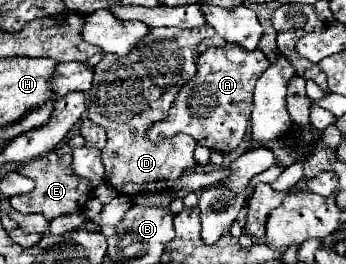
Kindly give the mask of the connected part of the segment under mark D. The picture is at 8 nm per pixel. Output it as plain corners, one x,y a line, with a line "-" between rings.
210,25
192,27
192,29
150,29
150,35
146,35
146,39
142,39
142,43
138,43
138,47
130,51
130,55
120,57
120,55
104,53
100,63
94,67
92,89
88,91
88,119
104,127
108,133
108,141
102,149
102,163
106,167
106,181
120,195
134,197
154,191
166,191
174,185
174,181
180,175
196,171
200,167
194,161
196,141
190,135
176,135
154,143
146,139
146,131
168,115
180,87
194,77
200,41
206,37
214,37
214,33
216,31

